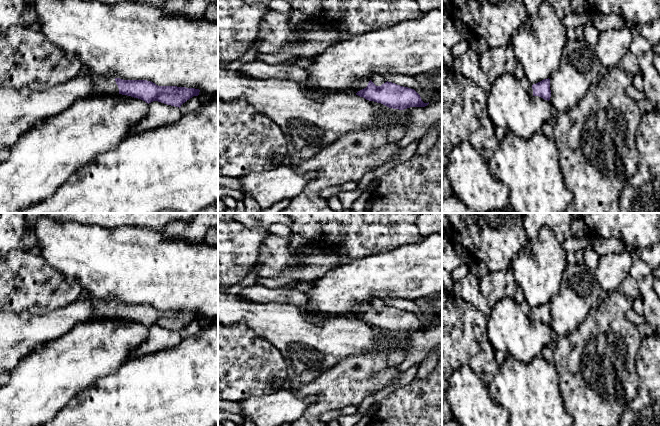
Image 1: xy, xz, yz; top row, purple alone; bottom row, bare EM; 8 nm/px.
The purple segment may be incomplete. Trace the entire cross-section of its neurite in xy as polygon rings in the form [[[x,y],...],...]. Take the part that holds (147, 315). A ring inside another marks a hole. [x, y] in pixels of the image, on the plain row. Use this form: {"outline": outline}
{"outline": [[[92,298],[97,314],[107,318],[122,318],[141,323],[146,327],[158,325],[167,329],[181,331],[183,327],[198,320],[200,314],[177,310],[158,310],[147,304],[123,304],[112,300]]]}

